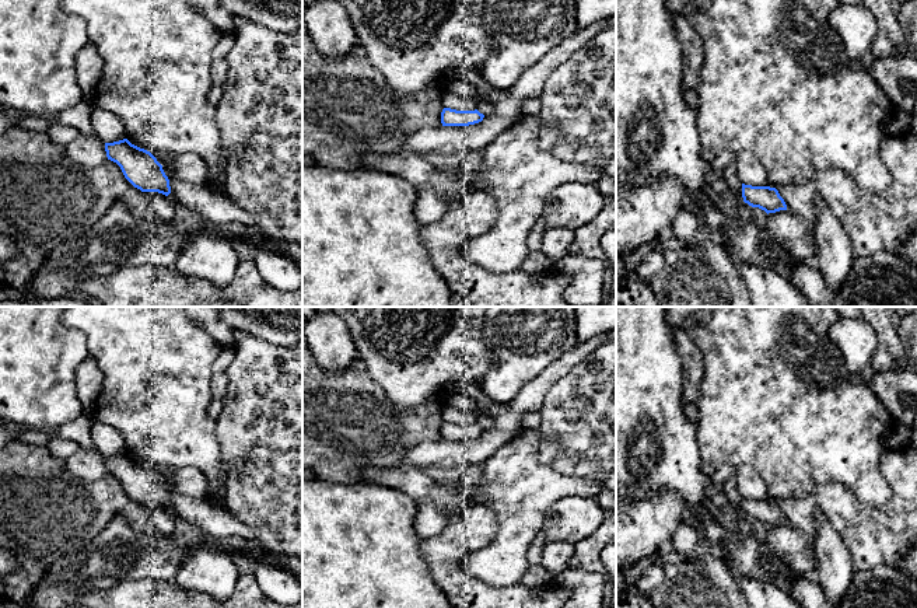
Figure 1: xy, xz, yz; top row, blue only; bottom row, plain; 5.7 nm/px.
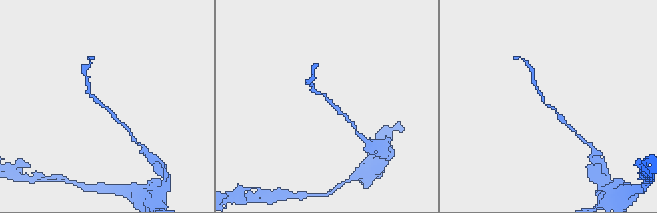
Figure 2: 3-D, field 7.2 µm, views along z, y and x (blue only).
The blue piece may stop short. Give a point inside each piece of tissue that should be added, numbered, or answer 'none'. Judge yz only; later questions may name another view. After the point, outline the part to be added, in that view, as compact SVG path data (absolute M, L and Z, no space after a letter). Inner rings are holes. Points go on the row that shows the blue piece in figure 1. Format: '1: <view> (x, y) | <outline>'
none

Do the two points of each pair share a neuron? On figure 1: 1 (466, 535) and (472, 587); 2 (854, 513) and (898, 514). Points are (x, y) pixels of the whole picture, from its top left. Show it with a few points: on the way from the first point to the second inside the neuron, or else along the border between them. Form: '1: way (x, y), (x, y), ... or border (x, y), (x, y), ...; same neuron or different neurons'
1: way (454, 548), (451, 551), (451, 562), (459, 575); same neuron
2: way (865, 516), (886, 516); same neuron

